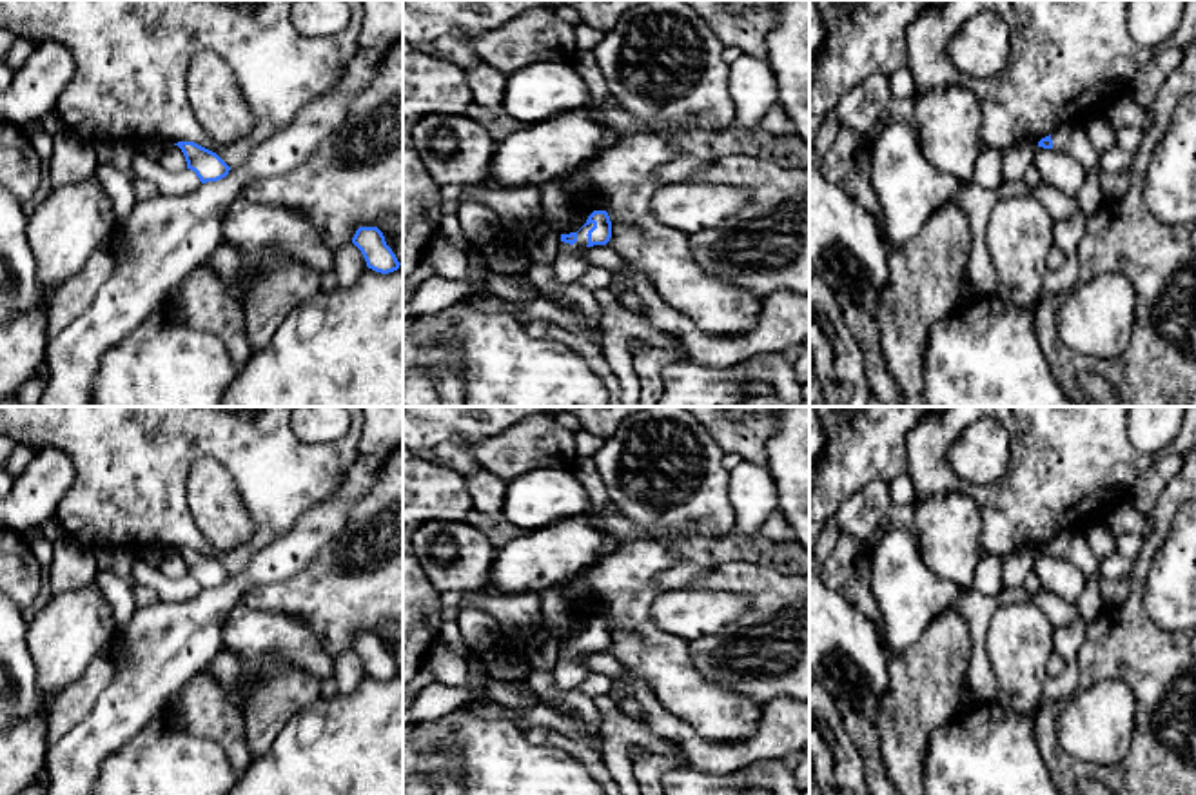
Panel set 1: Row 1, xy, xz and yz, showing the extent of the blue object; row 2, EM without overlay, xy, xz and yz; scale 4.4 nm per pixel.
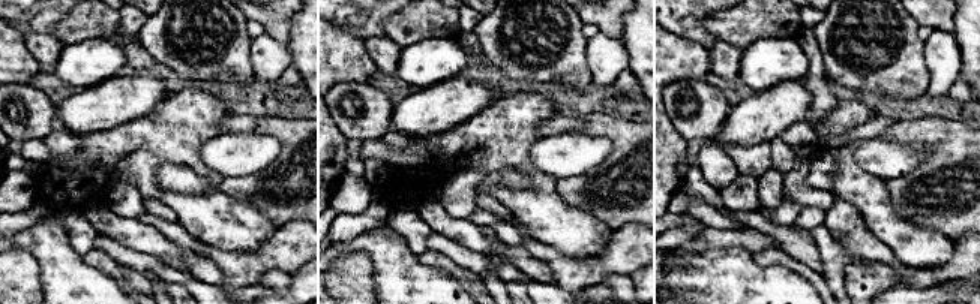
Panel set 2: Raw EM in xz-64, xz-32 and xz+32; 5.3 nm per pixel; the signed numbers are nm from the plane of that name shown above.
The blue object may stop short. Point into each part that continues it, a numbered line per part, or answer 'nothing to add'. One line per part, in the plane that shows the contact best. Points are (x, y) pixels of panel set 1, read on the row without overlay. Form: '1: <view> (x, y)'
1: xz (568, 674)

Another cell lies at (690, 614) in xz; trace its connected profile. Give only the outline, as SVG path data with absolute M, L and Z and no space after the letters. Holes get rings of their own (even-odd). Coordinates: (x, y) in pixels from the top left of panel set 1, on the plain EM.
M668 590L652 604L652 617L659 630L686 641L722 632L746 613L751 597L722 590Z

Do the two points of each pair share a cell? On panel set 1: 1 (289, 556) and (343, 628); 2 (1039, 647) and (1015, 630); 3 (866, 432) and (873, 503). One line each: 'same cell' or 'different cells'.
1: different cells
2: same cell
3: different cells

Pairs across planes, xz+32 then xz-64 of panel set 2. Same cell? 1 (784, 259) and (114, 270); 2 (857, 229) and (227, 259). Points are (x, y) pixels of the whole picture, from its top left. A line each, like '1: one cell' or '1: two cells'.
1: one cell
2: one cell

